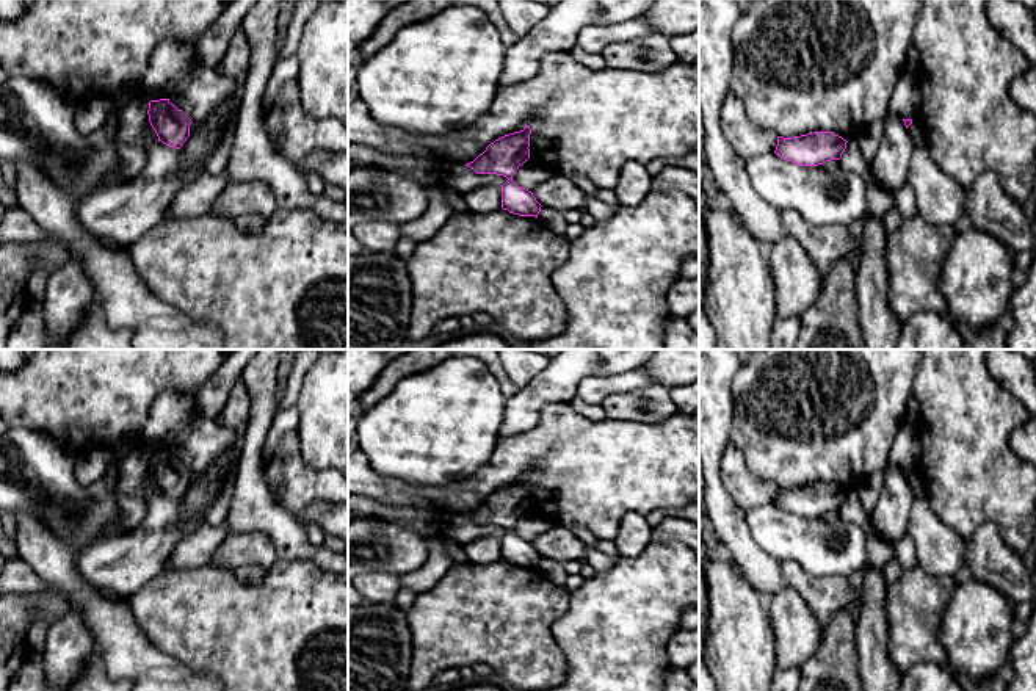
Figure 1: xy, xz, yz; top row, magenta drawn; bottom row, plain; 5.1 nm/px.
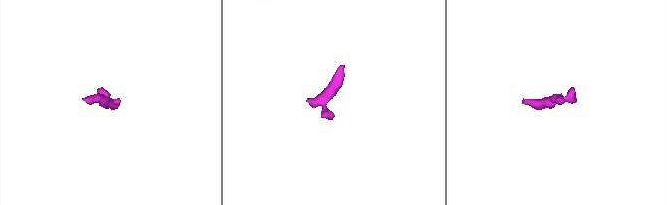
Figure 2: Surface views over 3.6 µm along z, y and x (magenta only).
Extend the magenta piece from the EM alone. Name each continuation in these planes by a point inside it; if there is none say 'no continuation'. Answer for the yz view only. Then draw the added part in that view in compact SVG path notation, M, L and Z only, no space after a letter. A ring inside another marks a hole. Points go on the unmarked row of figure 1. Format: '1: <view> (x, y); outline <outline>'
no continuation

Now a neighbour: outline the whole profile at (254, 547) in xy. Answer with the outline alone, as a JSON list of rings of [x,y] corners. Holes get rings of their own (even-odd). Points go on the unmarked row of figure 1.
[[[251,531],[229,534],[215,550],[208,567],[234,570],[245,564],[255,564],[268,570],[276,561],[276,547],[265,533]]]

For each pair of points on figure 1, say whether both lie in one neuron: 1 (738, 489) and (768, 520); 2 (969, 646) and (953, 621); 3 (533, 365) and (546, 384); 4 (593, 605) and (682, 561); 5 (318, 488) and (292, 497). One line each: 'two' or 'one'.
1: two
2: one
3: two
4: one
5: one

